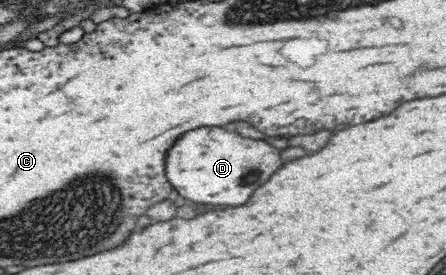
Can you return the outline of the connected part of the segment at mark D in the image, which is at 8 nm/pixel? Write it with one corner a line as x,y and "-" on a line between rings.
197,128
181,134
165,156
165,176
173,190
197,204
241,206
249,200
253,190
269,180
281,166
279,148
265,140
243,138
223,128

